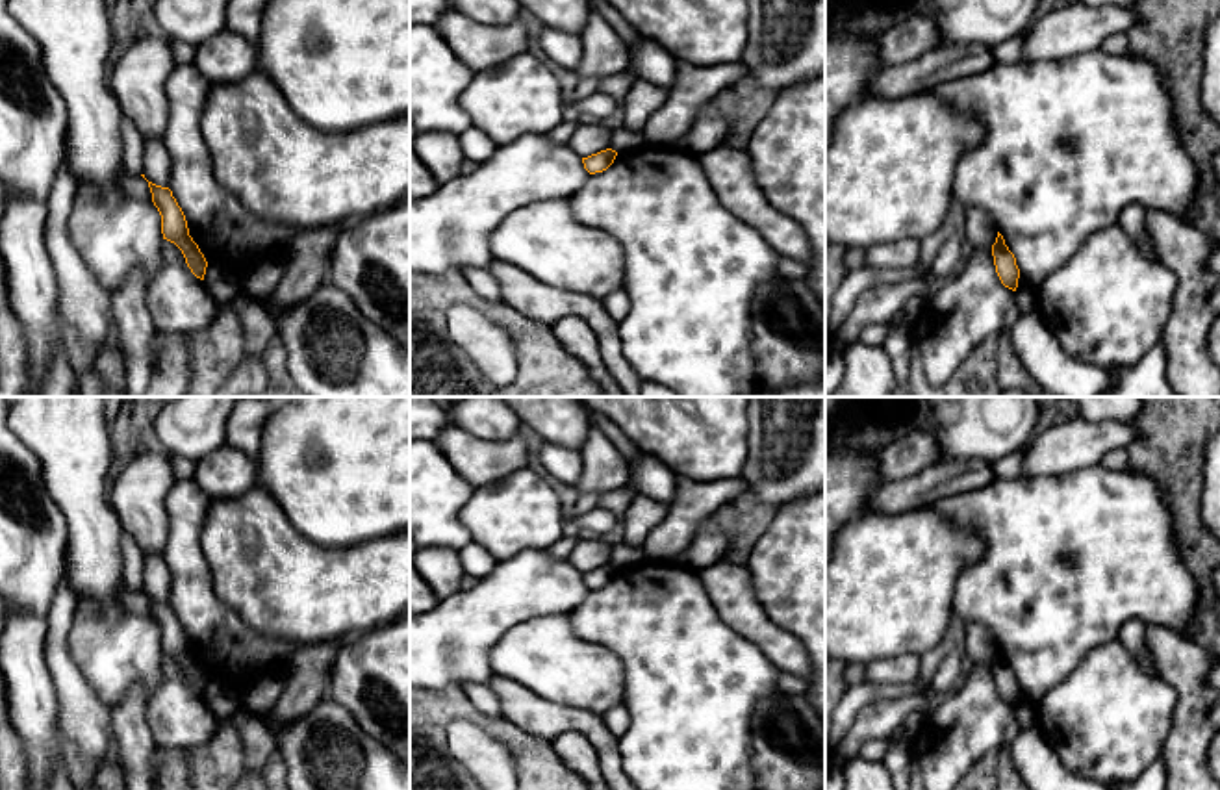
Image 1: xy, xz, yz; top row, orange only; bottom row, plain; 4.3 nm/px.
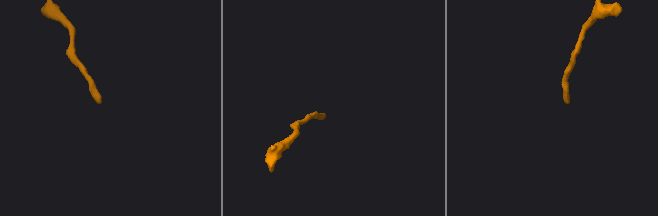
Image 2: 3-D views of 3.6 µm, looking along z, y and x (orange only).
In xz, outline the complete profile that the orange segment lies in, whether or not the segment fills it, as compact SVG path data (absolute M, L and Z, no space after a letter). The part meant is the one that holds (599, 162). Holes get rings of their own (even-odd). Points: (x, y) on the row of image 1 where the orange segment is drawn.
M606 148L588 158L582 158L582 163L590 174L595 174L606 171L614 163L616 156L617 156L616 150Z

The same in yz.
M998 232L996 243L992 245L992 256L996 273L1001 284L1012 291L1018 287L1020 269L1016 265L1014 254L1005 245L1003 236Z

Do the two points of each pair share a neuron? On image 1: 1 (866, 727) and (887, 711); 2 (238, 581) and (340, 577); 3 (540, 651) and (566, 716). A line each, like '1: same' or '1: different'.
1: same
2: same
3: different

